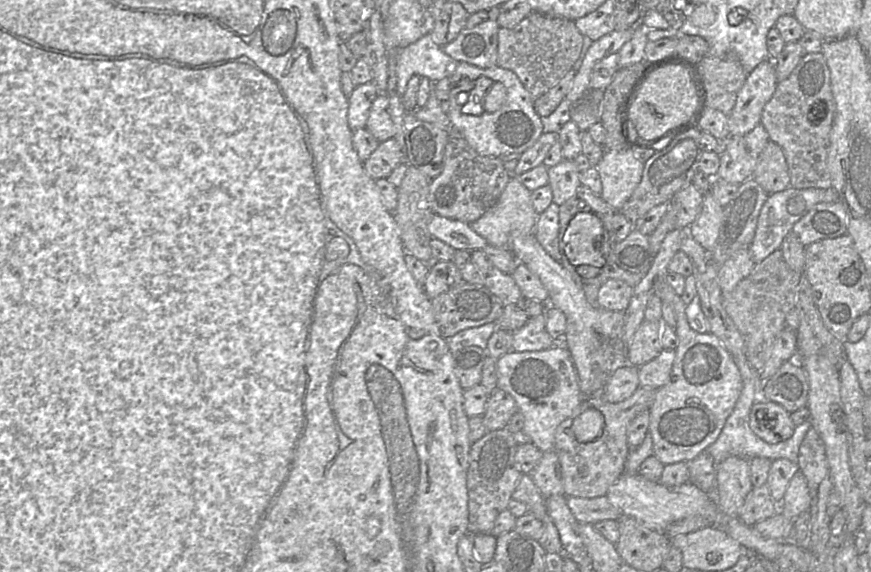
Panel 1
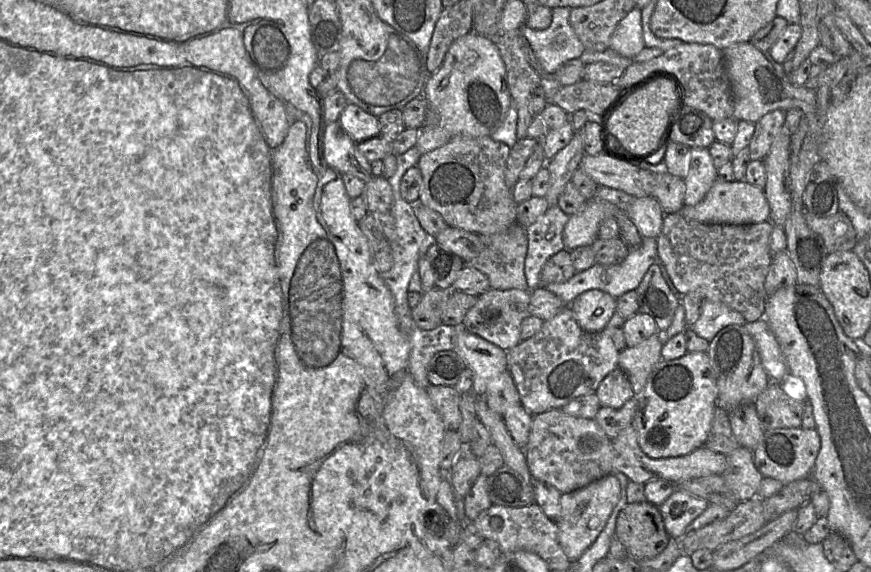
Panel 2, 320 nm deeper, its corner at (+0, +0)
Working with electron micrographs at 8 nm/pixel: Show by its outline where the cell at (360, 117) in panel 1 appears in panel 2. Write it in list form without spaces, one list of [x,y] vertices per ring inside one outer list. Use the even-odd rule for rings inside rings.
[[[338,121],[325,124],[323,133],[323,159],[340,174],[351,174],[363,182],[374,175],[371,163],[362,155],[357,143],[341,128]]]

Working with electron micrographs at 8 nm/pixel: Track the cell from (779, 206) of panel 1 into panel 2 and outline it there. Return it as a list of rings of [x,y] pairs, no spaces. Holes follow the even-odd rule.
[[[704,300],[701,314],[692,326],[693,331],[708,342],[727,326],[744,325],[746,320],[739,312],[721,302]]]

